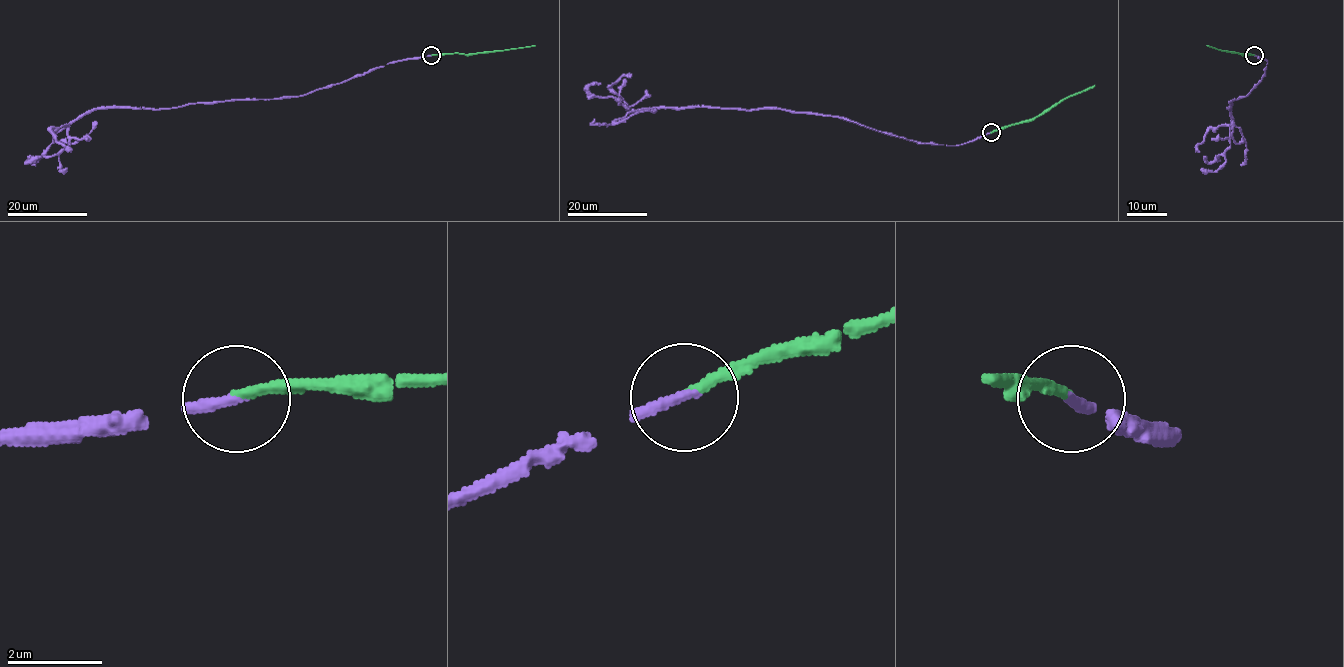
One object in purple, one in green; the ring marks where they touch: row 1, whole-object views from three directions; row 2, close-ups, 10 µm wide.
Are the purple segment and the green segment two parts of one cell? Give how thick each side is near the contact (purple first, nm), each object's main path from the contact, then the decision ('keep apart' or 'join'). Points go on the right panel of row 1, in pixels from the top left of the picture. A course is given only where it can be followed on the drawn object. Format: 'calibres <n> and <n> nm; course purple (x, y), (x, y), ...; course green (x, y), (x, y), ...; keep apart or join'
calibres 240 and 200 nm; course purple (1254, 55), (1266, 61), (1265, 74), (1244, 97), (1230, 102), (1230, 145), (1211, 162), (1204, 157); course green (1254, 55), (1206, 45); join

